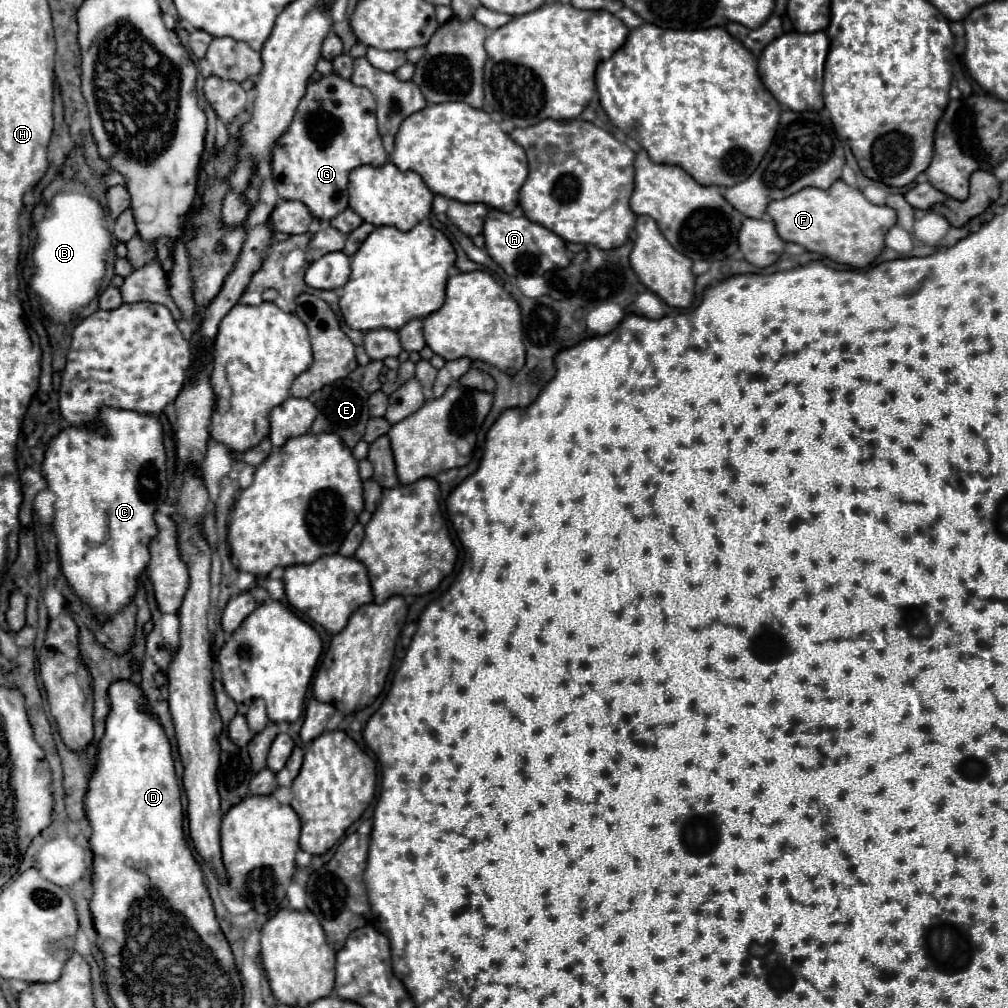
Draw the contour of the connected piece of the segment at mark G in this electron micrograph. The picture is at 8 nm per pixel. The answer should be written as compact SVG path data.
M329 74L307 86L291 126L273 148L271 174L281 198L299 200L315 220L331 222L349 206L349 172L363 164L379 168L385 162L387 152L377 132L373 96L337 74Z

